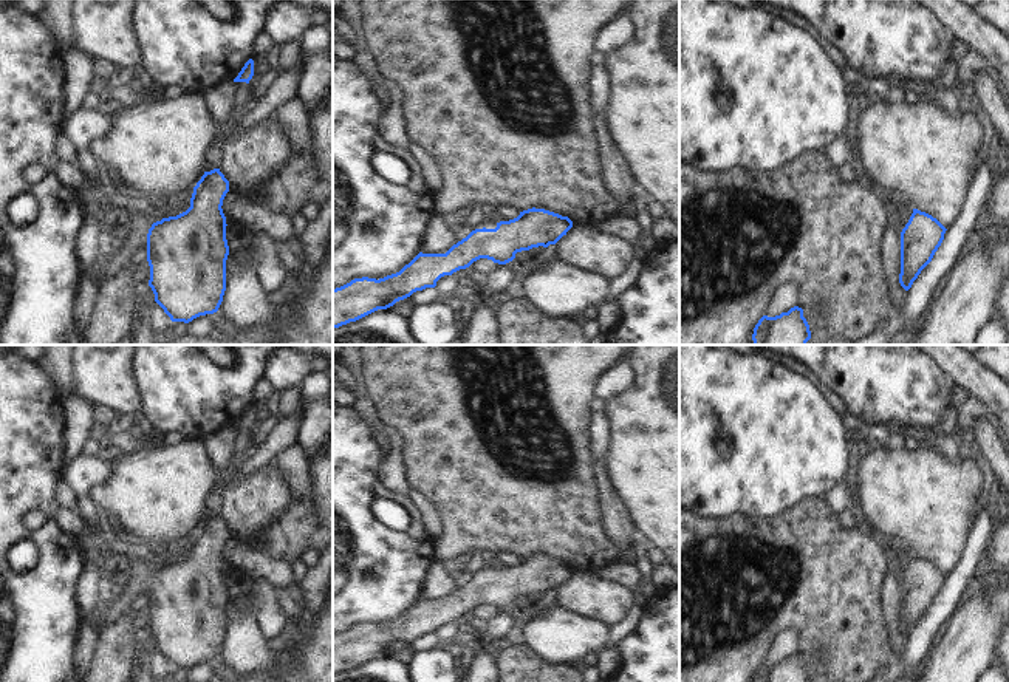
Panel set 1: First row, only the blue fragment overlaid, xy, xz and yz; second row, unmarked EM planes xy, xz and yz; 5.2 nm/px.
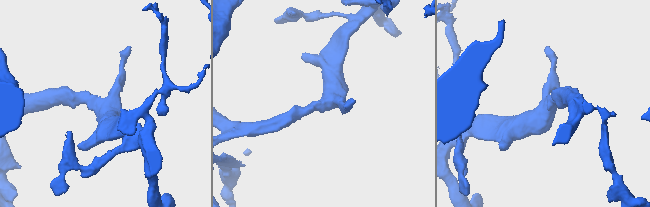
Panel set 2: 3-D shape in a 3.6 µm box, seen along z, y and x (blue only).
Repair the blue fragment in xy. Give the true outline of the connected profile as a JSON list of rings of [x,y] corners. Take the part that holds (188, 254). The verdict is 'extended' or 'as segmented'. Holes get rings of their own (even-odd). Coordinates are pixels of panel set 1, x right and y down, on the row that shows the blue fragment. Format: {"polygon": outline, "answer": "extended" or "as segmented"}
{"polygon": [[[220,169],[204,172],[186,212],[156,223],[153,215],[142,237],[133,234],[105,254],[101,266],[84,266],[84,274],[101,285],[128,268],[135,247],[145,244],[149,286],[172,322],[189,323],[217,312],[226,291],[229,246],[221,206],[227,192],[229,181]]], "answer": "extended"}

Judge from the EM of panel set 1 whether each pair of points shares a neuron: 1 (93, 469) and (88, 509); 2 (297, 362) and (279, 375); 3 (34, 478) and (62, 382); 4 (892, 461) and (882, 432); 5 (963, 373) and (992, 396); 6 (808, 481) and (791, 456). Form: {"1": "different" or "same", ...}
{"1": "same", "2": "same", "3": "different", "4": "different", "5": "same", "6": "same"}

